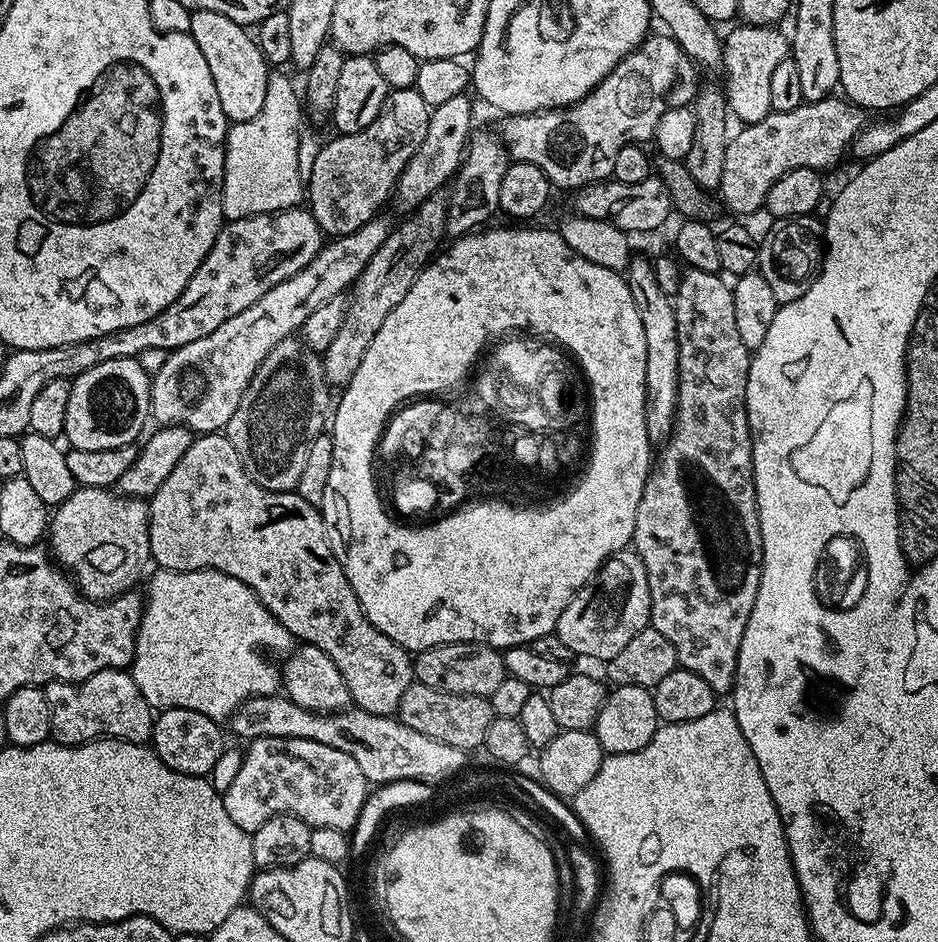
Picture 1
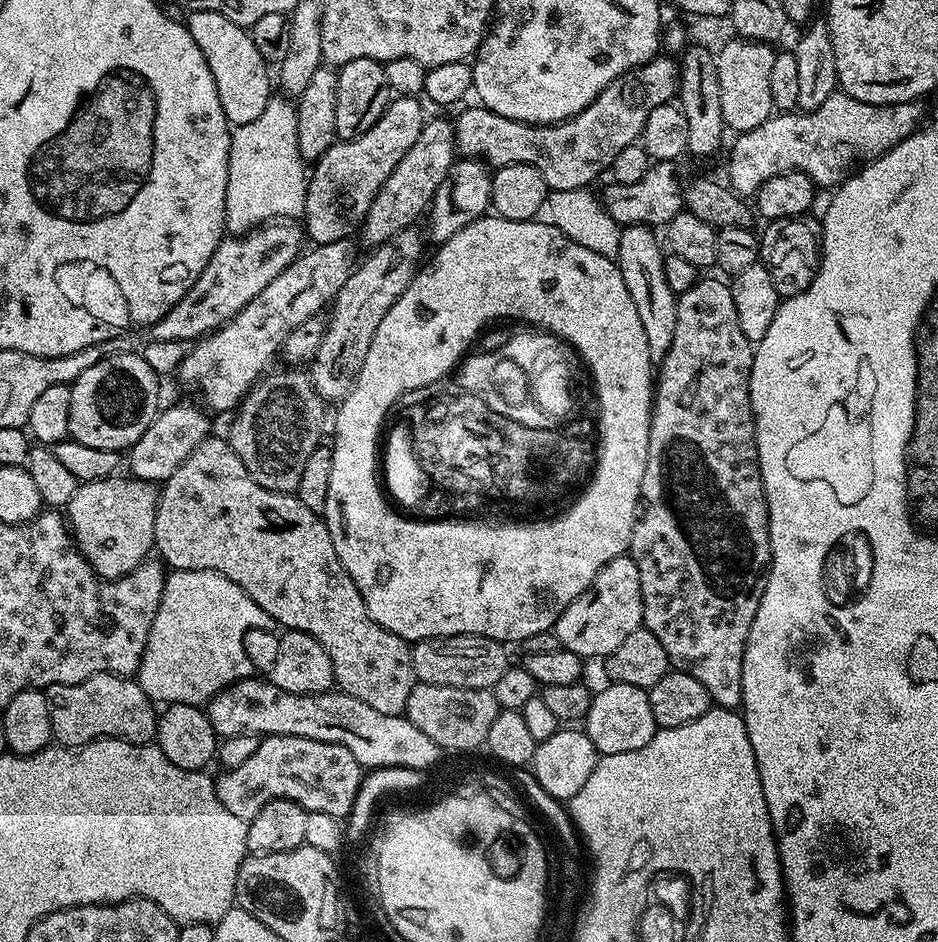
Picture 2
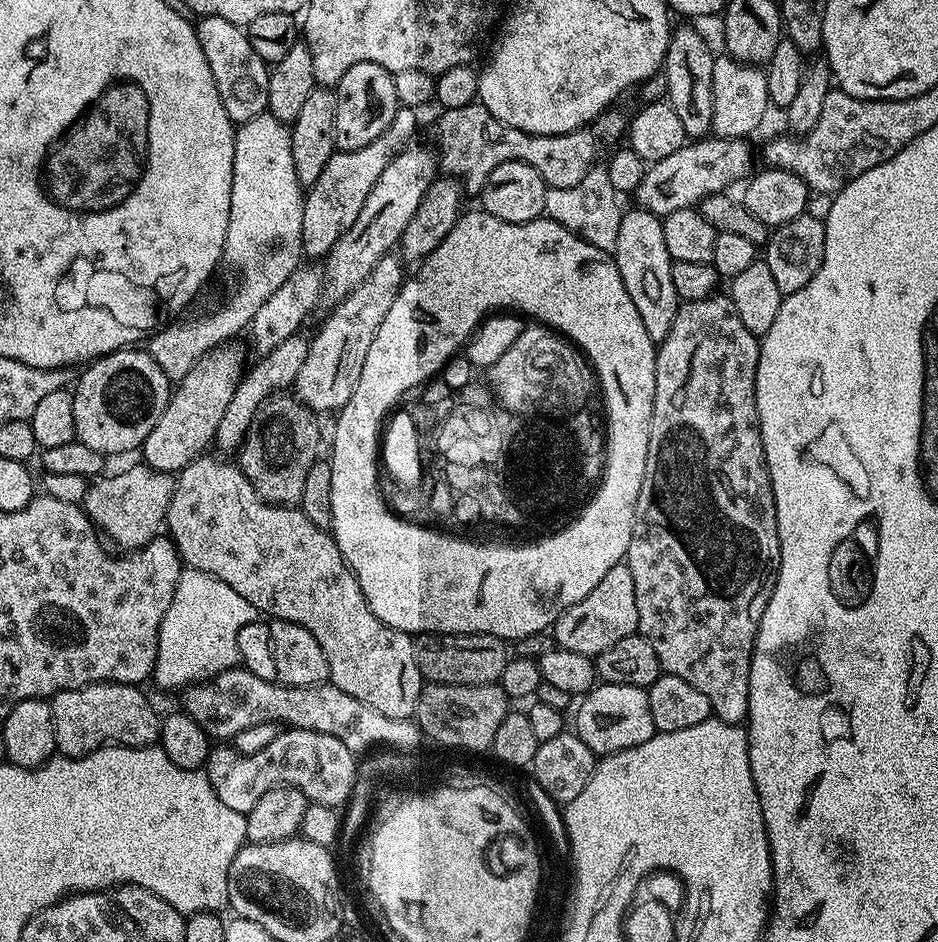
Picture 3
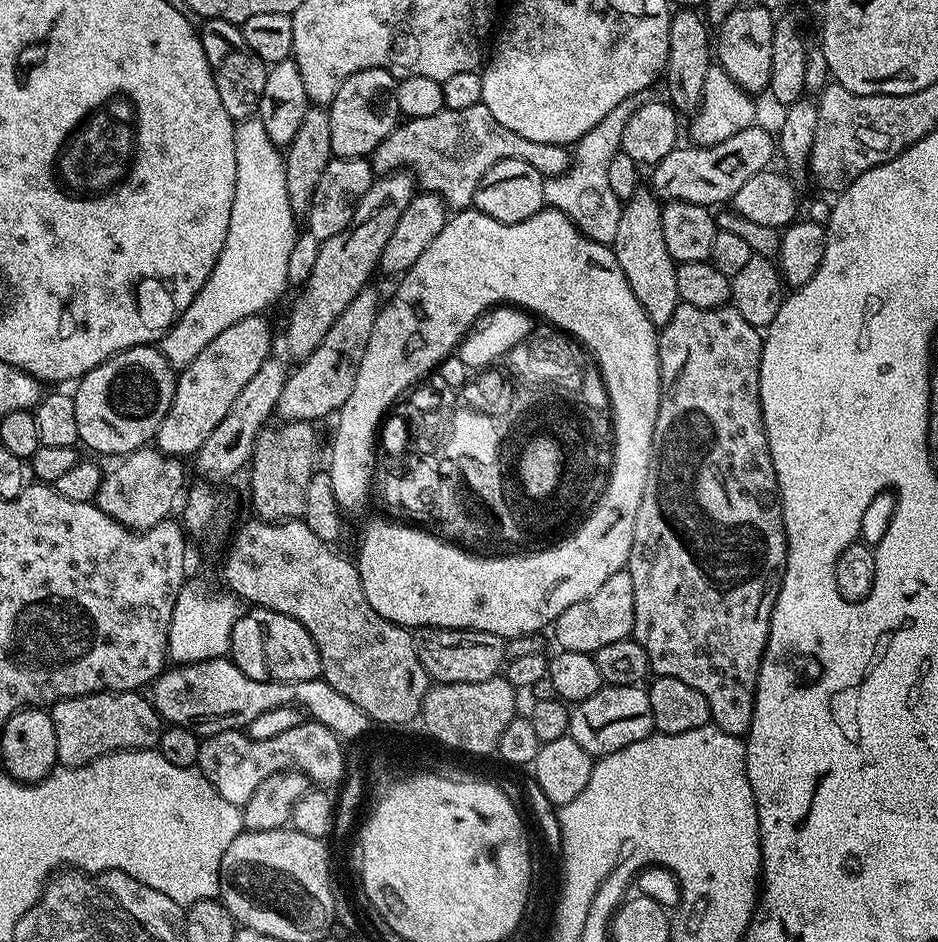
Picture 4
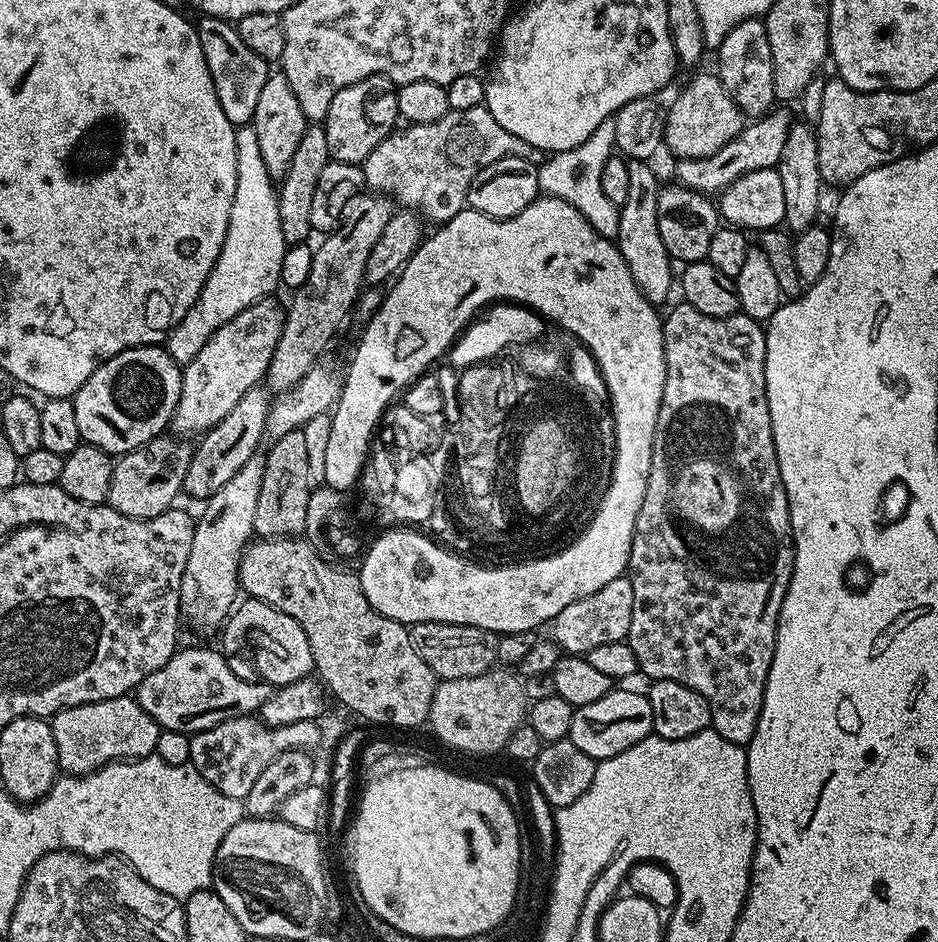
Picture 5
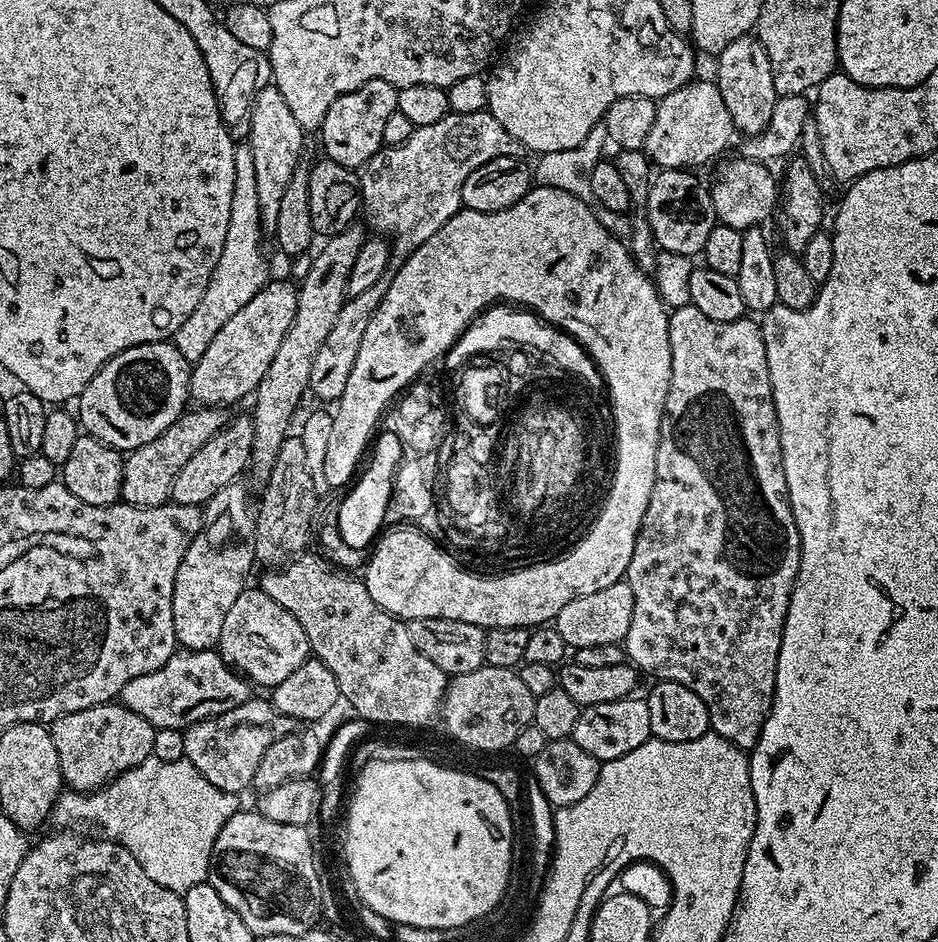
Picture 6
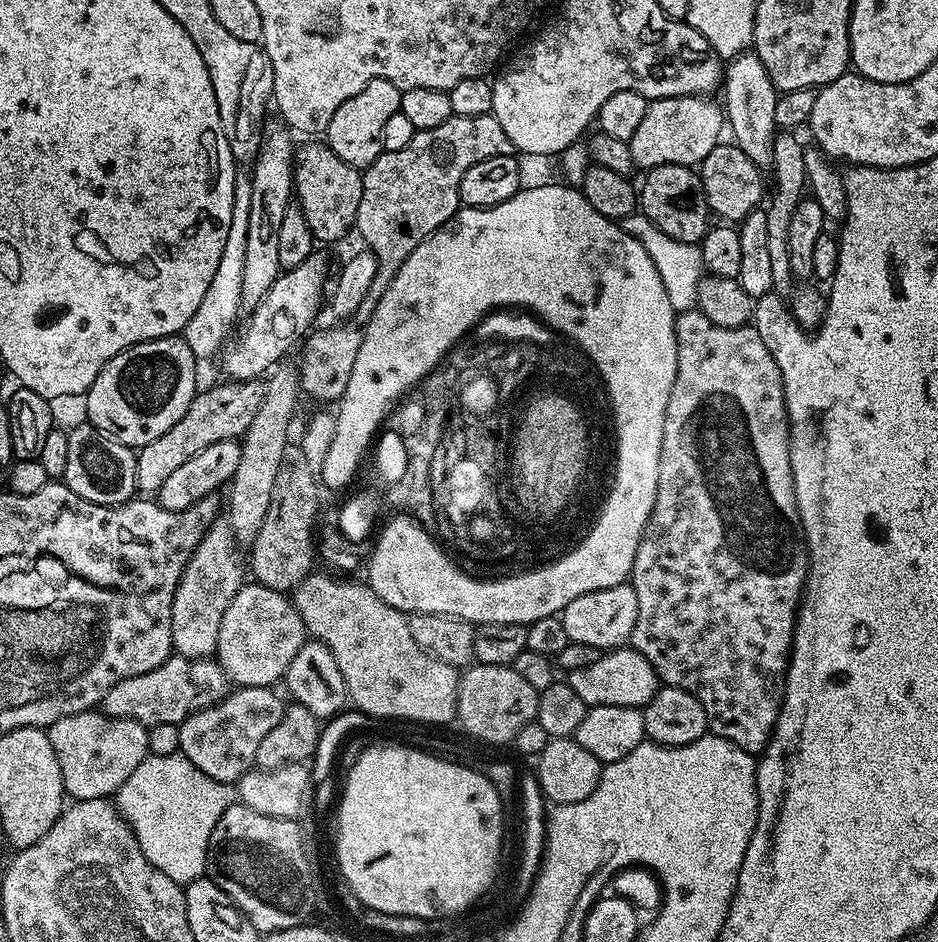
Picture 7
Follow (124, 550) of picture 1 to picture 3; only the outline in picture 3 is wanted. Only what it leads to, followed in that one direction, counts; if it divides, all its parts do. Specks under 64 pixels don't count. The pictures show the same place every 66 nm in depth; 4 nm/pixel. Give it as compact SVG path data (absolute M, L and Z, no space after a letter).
M137 462L133 468L124 468L113 476L101 475L88 485L82 505L84 513L109 541L113 540L120 550L144 548L161 535L168 518L170 498L176 481L173 473L159 472L149 464Z

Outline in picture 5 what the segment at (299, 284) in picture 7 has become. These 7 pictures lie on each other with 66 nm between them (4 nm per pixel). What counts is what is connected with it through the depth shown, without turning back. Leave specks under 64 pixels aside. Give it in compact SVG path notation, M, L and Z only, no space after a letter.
M265 298L257 304L246 306L242 314L234 314L198 350L194 362L183 365L180 381L182 390L178 406L172 415L171 431L180 438L199 438L211 430L251 388L257 387L267 377L268 367L274 358L278 338L282 334L285 309L275 304L275 299Z

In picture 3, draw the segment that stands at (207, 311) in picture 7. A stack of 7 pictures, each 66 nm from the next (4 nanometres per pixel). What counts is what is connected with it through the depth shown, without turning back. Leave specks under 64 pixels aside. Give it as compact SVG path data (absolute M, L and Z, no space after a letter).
M265 110L257 114L254 118L247 120L245 124L236 128L236 141L234 142L234 178L232 179L232 189L230 190L230 222L226 226L226 242L224 243L223 263L229 264L234 271L240 275L240 285L232 292L232 297L225 304L217 306L213 312L208 312L205 316L196 316L193 320L181 319L179 322L169 323L167 326L151 333L146 341L146 350L150 354L150 358L154 358L154 362L158 362L162 374L166 374L169 382L178 382L182 378L186 378L186 374L190 374L190 370L207 352L214 350L220 344L226 344L237 339L236 335L240 331L247 329L252 323L254 314L258 312L262 302L266 302L266 298L270 298L270 294L274 294L274 290L278 290L282 286L282 282L286 282L286 278L290 278L290 274L294 274L294 270L301 267L302 249L300 247L300 239L302 238L302 210L304 209L305 189L301 188L298 182L298 174L294 170L294 156L290 154L290 146L292 145L292 133L289 125L285 121L274 118L272 113Z

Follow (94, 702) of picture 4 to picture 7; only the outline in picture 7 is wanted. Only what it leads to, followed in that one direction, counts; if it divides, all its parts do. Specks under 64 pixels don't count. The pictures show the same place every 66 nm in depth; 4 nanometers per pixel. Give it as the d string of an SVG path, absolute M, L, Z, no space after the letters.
M103 710L58 718L58 722L48 725L46 731L50 746L54 746L54 758L58 758L58 770L62 770L64 795L73 801L115 797L122 782L126 782L150 754L145 725L107 716Z

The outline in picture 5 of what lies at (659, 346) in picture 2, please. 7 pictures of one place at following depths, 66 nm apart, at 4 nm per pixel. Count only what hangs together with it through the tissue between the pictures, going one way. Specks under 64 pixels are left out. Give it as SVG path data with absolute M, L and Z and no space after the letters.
M628 160L630 194L628 203L620 208L620 229L614 243L620 249L640 293L652 304L660 306L663 305L663 300L674 292L674 261L666 246L662 246L662 234L658 234L658 194L662 181L656 177L652 166L646 160Z

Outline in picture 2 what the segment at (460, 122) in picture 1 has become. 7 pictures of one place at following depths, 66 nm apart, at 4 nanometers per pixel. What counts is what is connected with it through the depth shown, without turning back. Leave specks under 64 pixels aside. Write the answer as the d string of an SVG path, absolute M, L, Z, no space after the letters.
M429 119L424 125L422 134L418 134L418 142L406 150L406 158L394 166L394 174L386 178L382 190L374 198L370 210L362 225L362 236L368 246L385 244L391 236L398 234L403 228L411 228L416 219L423 217L432 206L438 186L450 174L452 165L456 163L456 129L453 121Z

